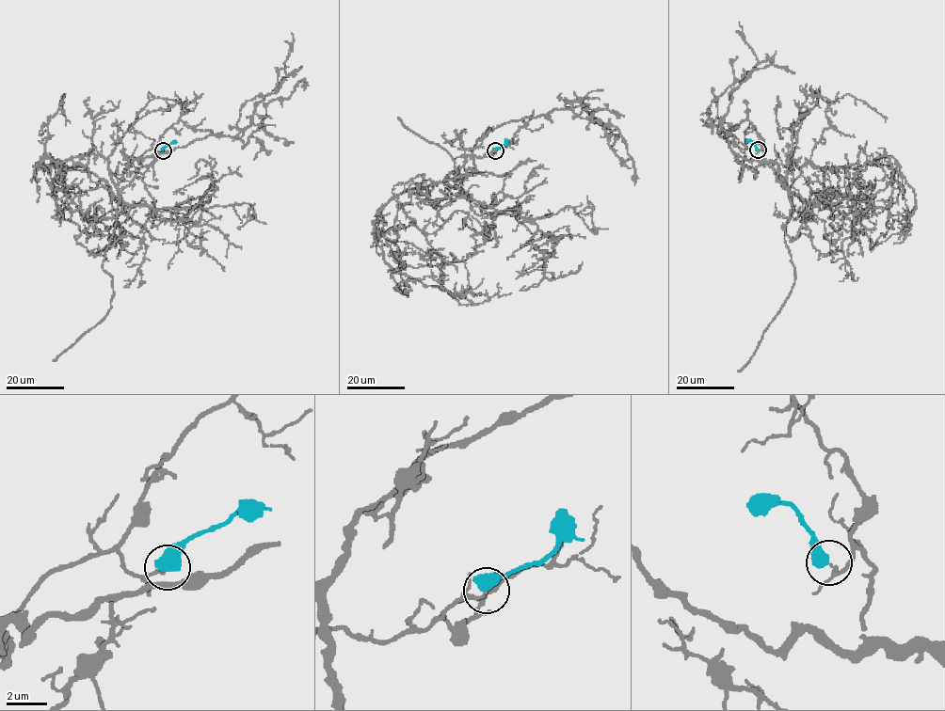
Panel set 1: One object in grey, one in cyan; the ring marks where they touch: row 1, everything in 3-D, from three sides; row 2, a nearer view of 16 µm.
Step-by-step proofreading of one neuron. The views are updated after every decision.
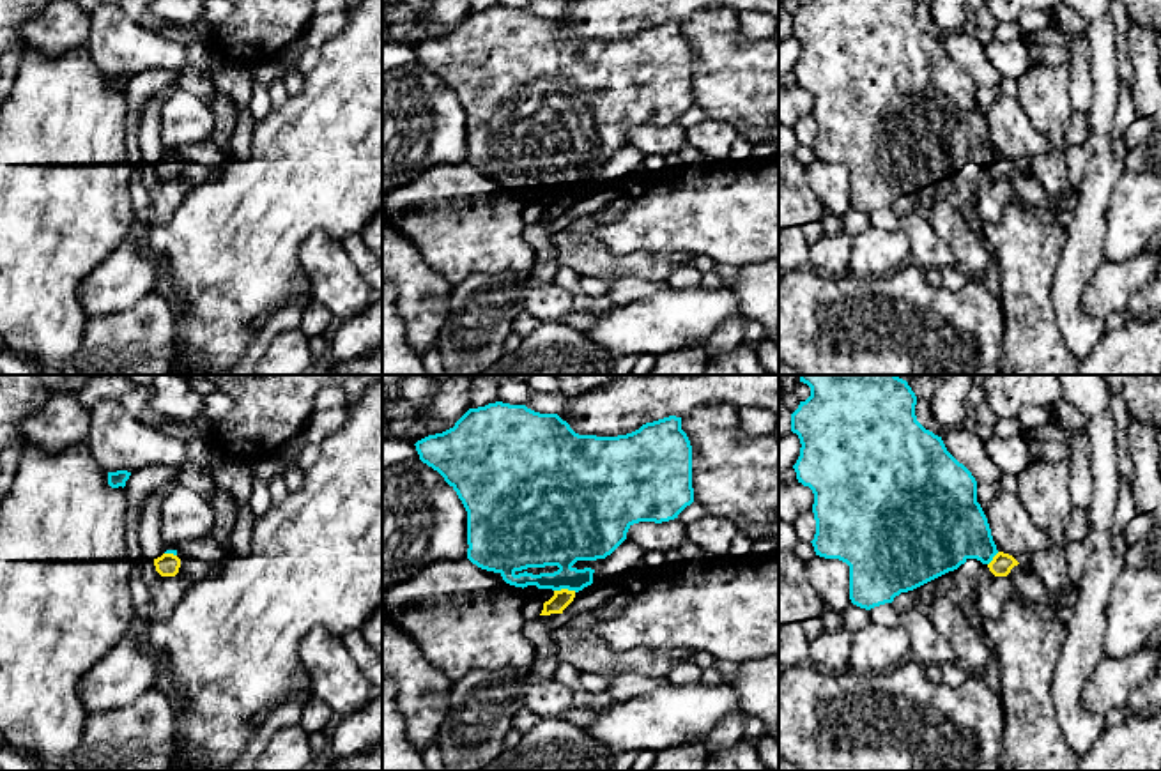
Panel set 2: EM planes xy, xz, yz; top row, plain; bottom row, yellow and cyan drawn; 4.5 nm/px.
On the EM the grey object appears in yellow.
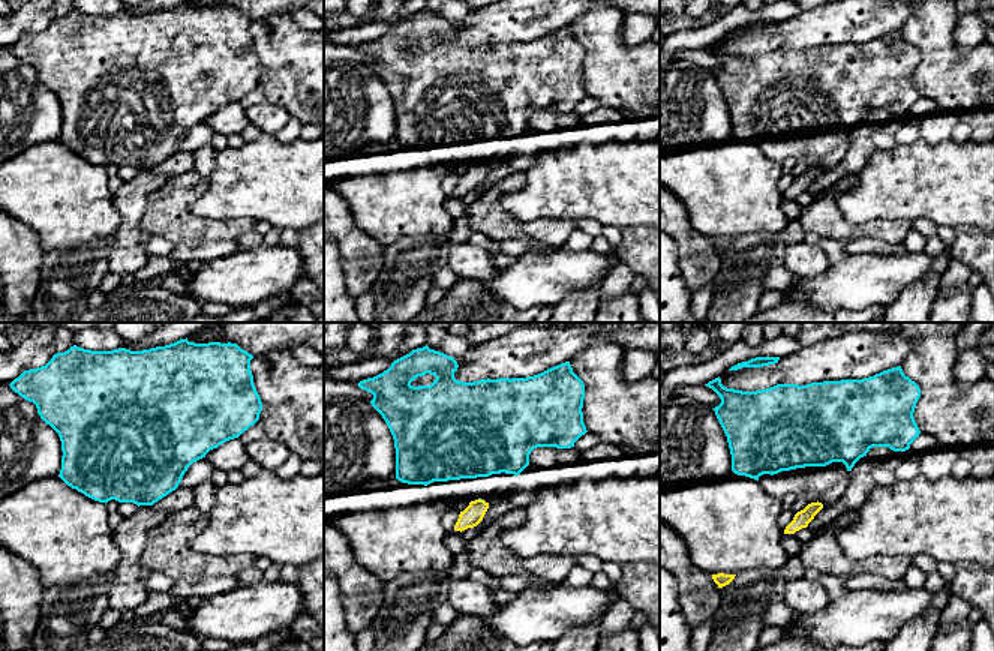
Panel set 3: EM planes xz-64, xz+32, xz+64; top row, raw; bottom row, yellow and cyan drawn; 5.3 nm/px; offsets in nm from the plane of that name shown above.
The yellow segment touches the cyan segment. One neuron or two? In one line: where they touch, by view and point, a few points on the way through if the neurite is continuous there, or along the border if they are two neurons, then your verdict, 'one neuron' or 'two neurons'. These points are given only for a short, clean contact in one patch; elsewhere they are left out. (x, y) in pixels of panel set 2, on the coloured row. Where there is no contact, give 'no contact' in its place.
meets yellow in xz at (565, 589); border along xz (554, 589), (576, 591); two neurons

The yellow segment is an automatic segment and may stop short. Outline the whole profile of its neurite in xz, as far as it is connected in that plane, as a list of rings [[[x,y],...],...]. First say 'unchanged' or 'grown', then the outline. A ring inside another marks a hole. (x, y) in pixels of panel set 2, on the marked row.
unchanged | [[[554,591],[554,596],[543,603],[543,610],[540,615],[563,614],[563,610],[573,601],[573,598],[575,591]]]

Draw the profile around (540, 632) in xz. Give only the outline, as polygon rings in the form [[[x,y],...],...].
[[[563,614],[540,615],[526,622],[524,633],[536,647],[538,654],[534,663],[524,670],[529,681],[543,681],[554,676],[561,665],[556,658],[556,631],[554,619],[563,619]]]

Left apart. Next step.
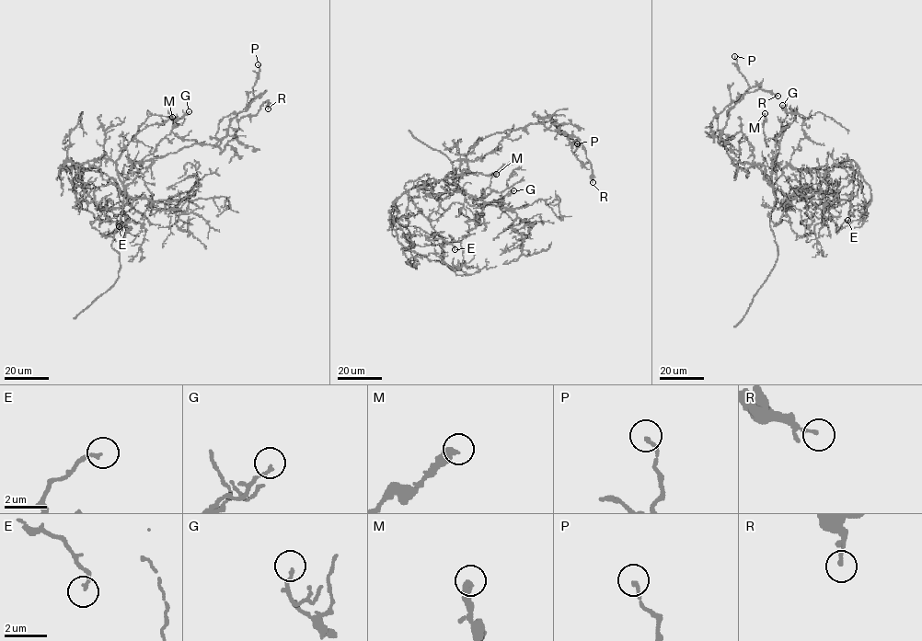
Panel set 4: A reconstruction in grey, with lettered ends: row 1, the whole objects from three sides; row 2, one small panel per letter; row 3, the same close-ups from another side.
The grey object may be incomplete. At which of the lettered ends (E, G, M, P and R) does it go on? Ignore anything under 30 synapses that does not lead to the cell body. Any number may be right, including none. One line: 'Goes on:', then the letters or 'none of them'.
Goes on: none of them

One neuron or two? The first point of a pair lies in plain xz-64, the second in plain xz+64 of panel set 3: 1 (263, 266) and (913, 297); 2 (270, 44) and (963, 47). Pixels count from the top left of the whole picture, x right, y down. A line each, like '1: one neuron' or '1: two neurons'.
1: two neurons
2: two neurons

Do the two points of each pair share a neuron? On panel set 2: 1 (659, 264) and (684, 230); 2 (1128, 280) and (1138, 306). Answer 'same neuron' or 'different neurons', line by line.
1: different neurons
2: different neurons

